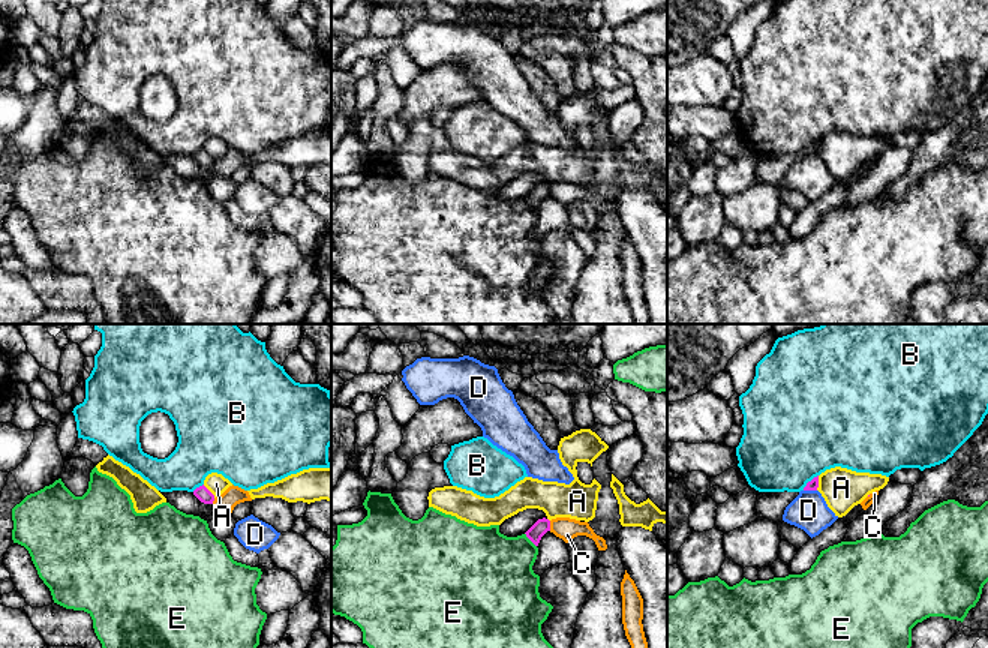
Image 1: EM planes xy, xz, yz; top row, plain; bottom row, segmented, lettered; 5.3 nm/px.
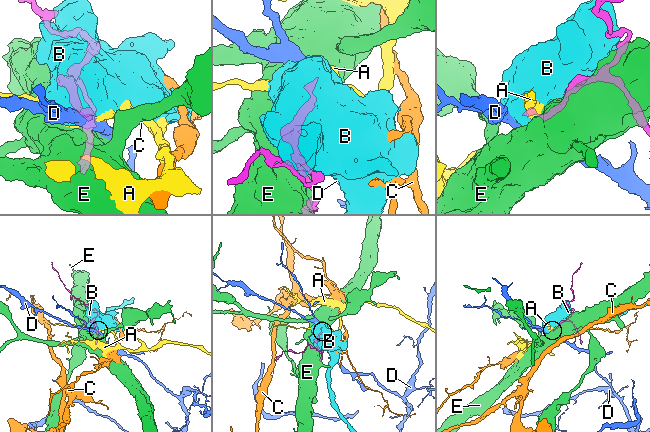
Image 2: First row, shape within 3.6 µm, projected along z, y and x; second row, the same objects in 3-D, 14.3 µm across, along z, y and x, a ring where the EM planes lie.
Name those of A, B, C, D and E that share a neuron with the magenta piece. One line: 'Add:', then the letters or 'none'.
Add: none

